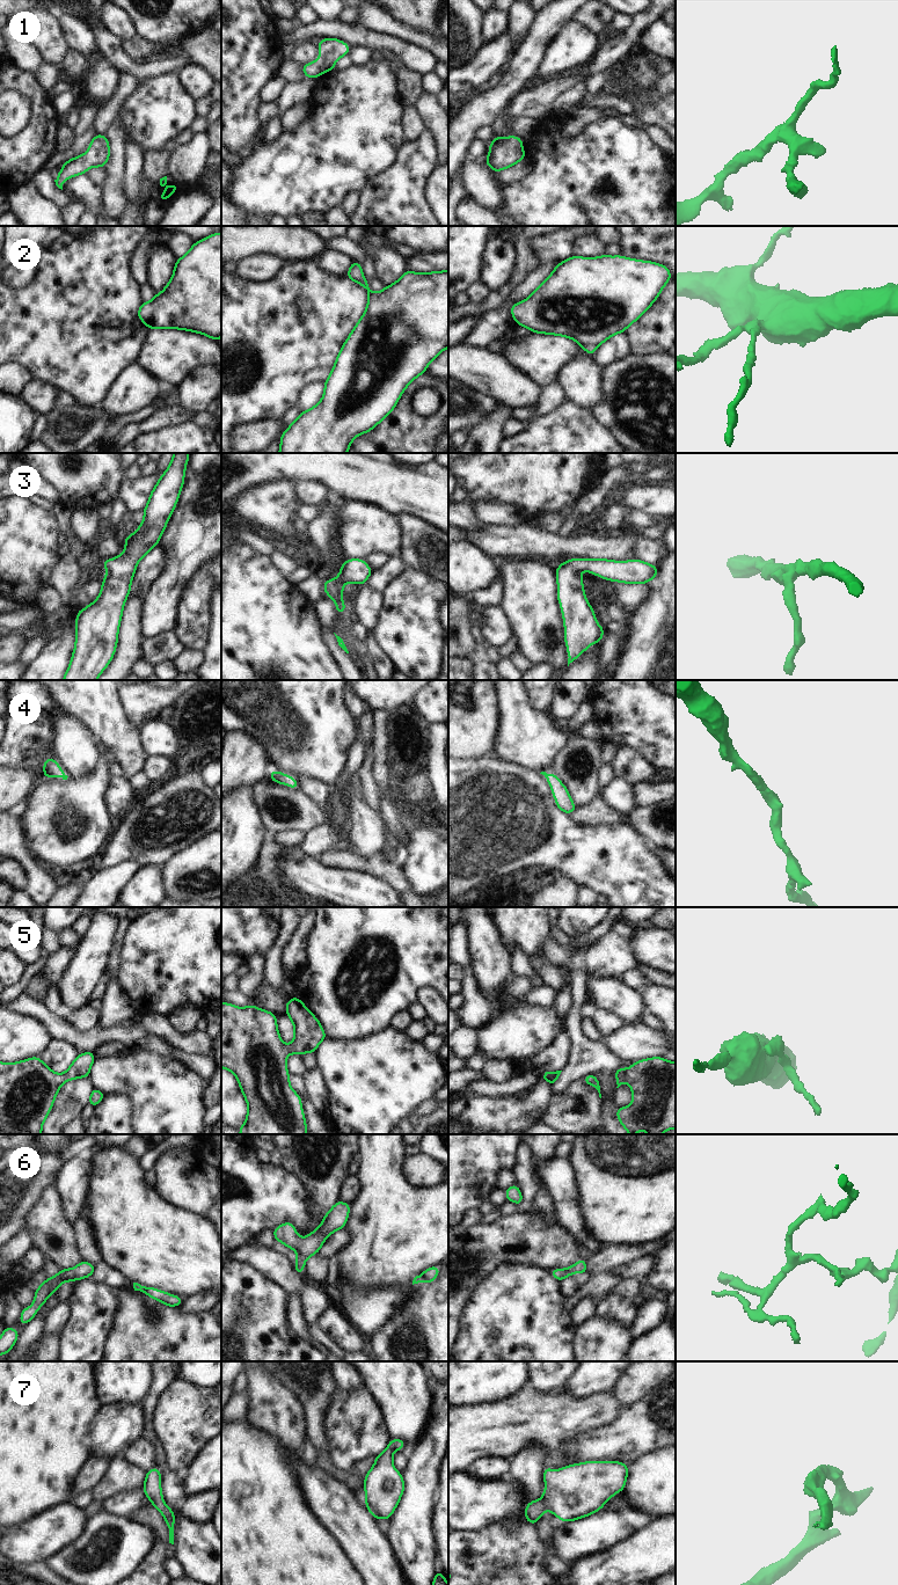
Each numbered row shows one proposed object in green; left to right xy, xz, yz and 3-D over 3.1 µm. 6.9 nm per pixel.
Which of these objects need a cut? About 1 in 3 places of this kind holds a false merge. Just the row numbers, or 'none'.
none

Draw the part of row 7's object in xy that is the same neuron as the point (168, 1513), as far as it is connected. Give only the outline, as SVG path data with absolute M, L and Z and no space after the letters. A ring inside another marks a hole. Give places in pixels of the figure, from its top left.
M154 1467L146 1473L143 1490L153 1506L163 1515L169 1529L169 1543L174 1544L174 1522L176 1518L174 1511L163 1502L161 1492L161 1471L159 1468Z

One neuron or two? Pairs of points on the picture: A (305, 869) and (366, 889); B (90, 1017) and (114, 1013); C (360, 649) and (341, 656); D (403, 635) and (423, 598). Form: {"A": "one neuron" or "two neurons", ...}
{"A": "one neuron", "B": "two neurons", "C": "two neurons", "D": "one neuron"}

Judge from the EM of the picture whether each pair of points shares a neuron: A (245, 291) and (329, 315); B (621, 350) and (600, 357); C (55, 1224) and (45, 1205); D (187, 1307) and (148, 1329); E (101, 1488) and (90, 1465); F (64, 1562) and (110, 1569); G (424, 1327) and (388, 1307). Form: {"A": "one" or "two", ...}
{"A": "one", "B": "one", "C": "one", "D": "two", "E": "two", "F": "one", "G": "two"}

